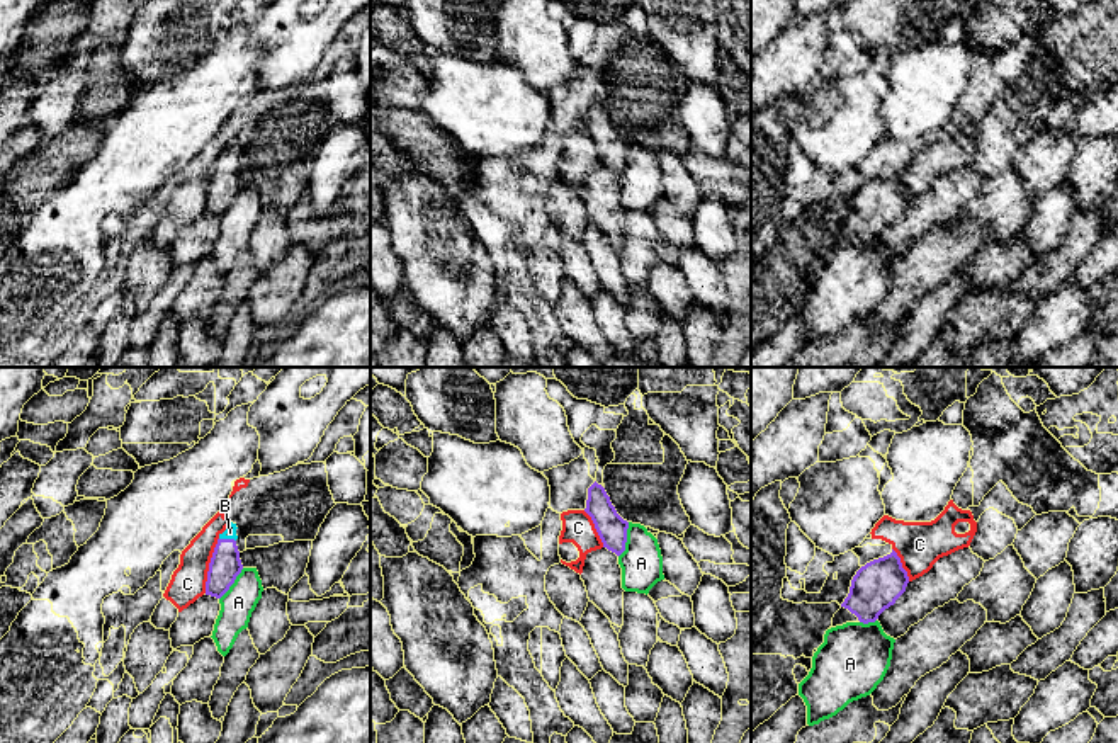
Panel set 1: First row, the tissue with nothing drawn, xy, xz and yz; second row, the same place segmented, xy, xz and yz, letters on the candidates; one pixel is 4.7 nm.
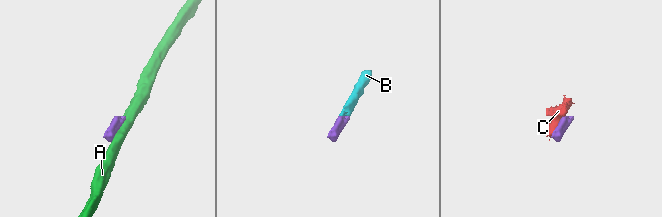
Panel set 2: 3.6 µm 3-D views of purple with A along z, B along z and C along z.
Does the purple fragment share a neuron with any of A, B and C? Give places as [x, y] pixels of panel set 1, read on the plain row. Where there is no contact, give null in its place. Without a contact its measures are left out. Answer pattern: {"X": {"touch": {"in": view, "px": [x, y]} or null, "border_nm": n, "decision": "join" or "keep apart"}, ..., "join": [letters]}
{"A": {"touch": {"in": "xz", "px": [626, 158]}, "border_nm": 180, "decision": "keep apart"}, "B": {"touch": {"in": "xy", "px": [228, 158]}, "border_nm": 80, "decision": "join"}, "C": {"touch": {"in": "xy", "px": [209, 184]}, "border_nm": 280, "decision": "keep apart"}, "join": ["B"]}

